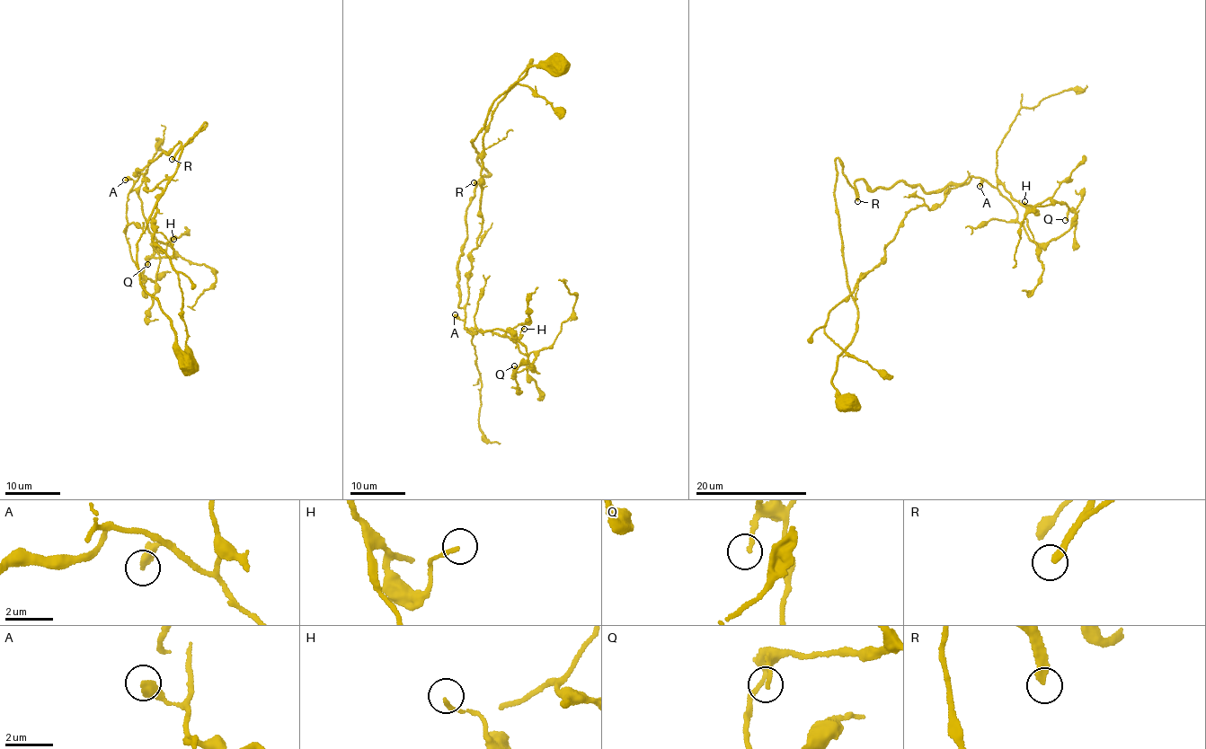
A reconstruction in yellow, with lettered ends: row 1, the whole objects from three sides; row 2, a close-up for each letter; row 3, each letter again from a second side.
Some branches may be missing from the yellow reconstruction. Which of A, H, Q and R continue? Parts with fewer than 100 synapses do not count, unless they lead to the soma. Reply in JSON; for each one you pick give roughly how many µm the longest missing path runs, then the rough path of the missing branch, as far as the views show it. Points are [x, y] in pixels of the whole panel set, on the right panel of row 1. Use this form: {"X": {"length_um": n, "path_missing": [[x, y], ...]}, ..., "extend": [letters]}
{"R": {"length_um": 90, "path_missing": [[857, 201], [862, 237], [893, 244], [931, 282], [970, 280], [986, 251], [953, 310], [975, 331], [938, 352]]}, "extend": ["R"]}

